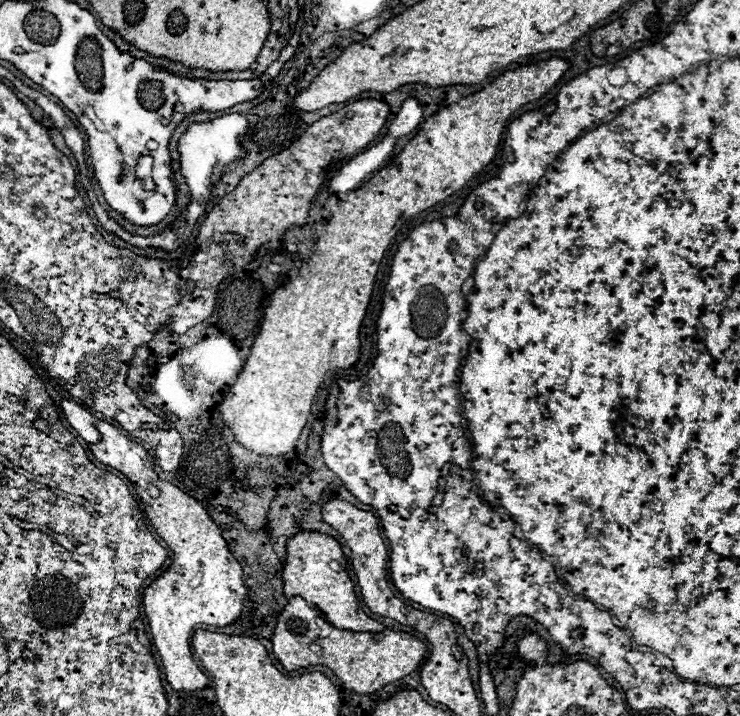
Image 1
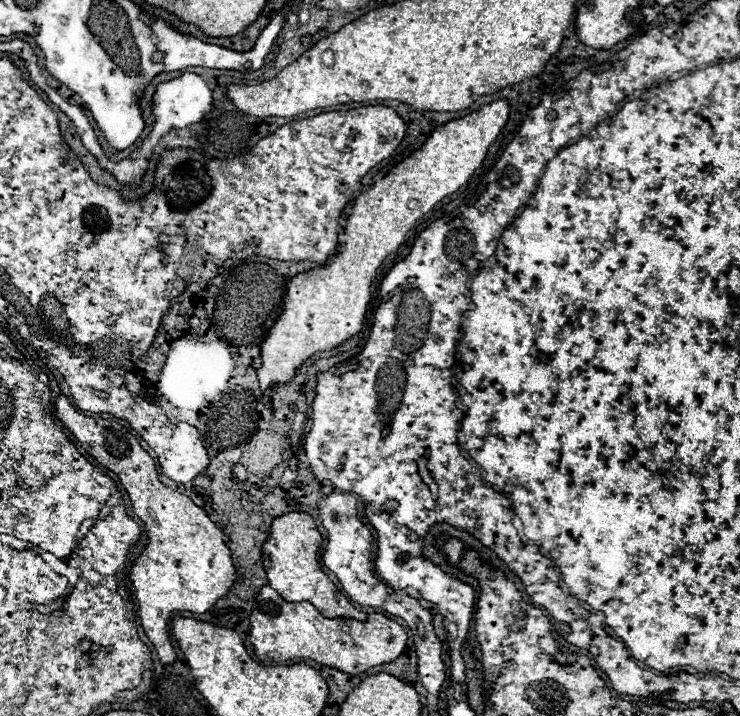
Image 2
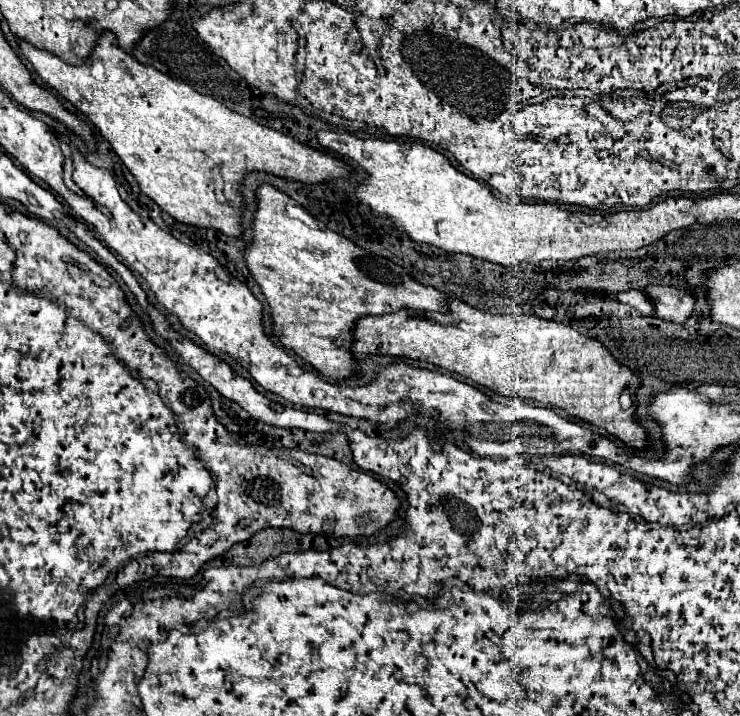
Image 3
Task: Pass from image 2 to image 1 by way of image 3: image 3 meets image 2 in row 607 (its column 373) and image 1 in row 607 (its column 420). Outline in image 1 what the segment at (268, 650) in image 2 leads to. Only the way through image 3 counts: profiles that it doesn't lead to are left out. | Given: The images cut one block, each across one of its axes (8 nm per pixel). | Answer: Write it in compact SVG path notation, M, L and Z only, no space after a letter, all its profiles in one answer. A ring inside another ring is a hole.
M302 598L288 600L286 608L282 610L272 636L272 652L288 672L322 664L334 670L334 674L342 680L344 688L366 696L412 674L428 654L428 648L422 640L390 628L386 628L382 634L332 628L330 636L322 636L316 618L318 612L312 610Z

